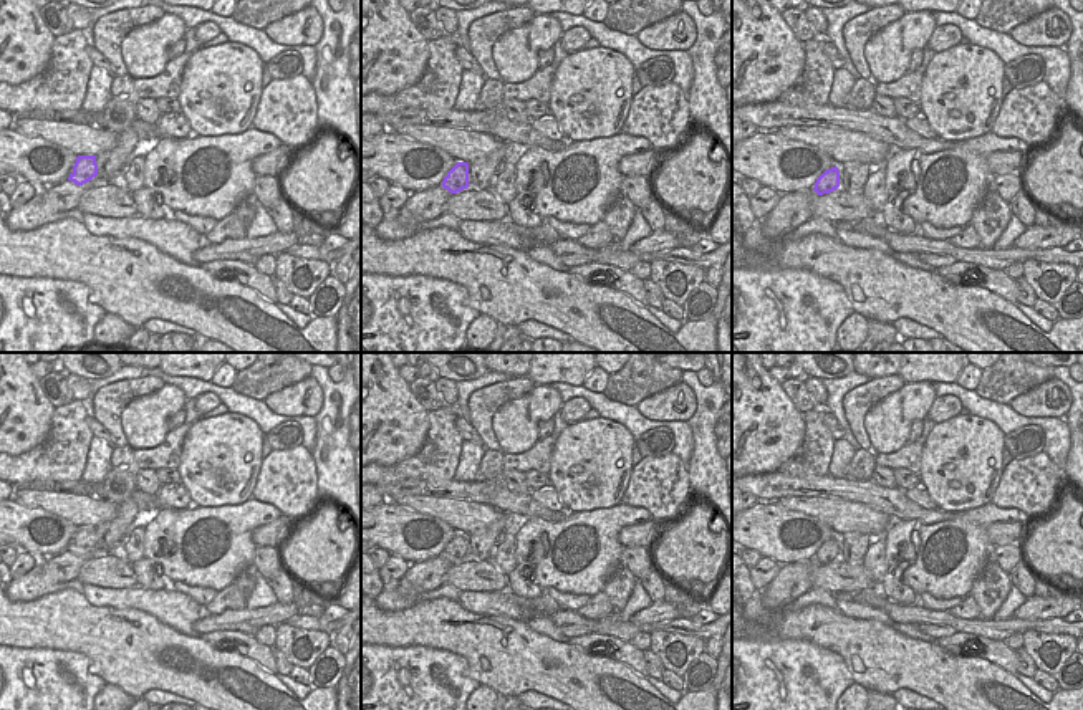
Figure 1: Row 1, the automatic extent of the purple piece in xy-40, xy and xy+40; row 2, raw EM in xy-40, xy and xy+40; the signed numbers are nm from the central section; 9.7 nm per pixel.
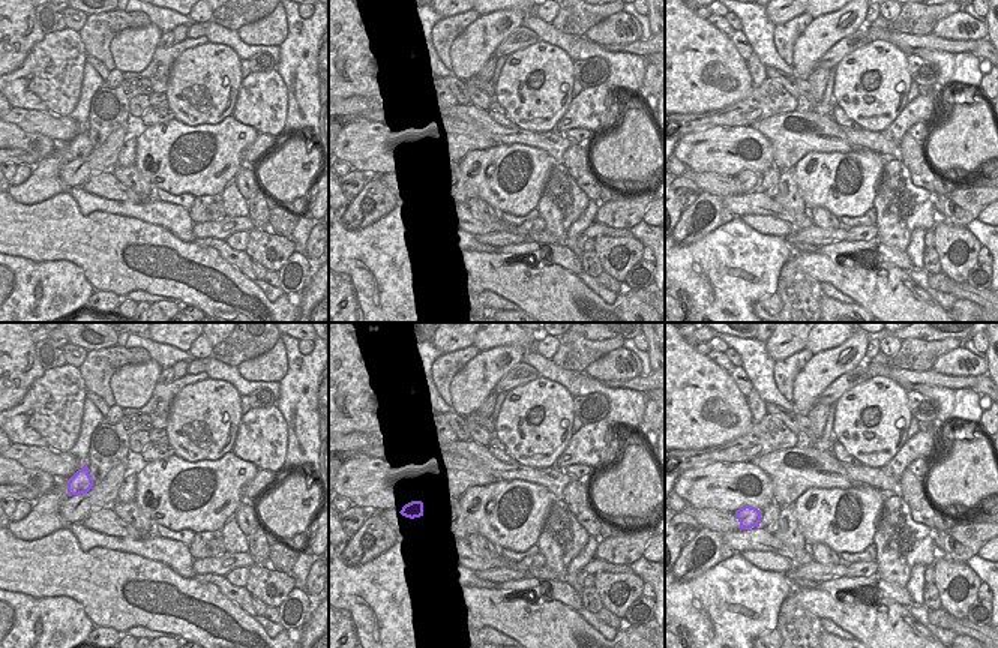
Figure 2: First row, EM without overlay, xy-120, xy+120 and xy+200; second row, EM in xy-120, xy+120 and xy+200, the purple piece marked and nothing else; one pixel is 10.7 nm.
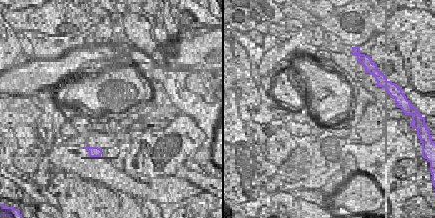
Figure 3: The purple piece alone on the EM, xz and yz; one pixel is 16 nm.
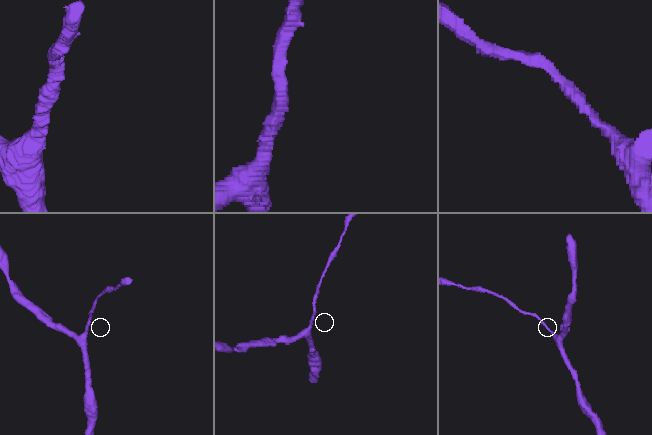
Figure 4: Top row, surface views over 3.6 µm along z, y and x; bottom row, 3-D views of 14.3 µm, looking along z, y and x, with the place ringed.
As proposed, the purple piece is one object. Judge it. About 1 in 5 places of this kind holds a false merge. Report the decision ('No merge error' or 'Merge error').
No merge error

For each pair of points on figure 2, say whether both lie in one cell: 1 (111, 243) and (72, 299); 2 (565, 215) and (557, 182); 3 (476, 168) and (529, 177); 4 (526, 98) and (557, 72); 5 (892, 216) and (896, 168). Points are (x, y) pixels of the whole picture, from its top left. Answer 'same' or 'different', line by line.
1: different
2: same
3: same
4: same
5: same

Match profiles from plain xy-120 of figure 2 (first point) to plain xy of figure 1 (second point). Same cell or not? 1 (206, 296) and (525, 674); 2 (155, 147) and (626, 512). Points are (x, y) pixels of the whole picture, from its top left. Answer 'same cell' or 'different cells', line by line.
1: same cell
2: same cell

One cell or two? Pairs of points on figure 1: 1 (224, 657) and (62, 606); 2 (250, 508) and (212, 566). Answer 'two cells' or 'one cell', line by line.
1: one cell
2: one cell

